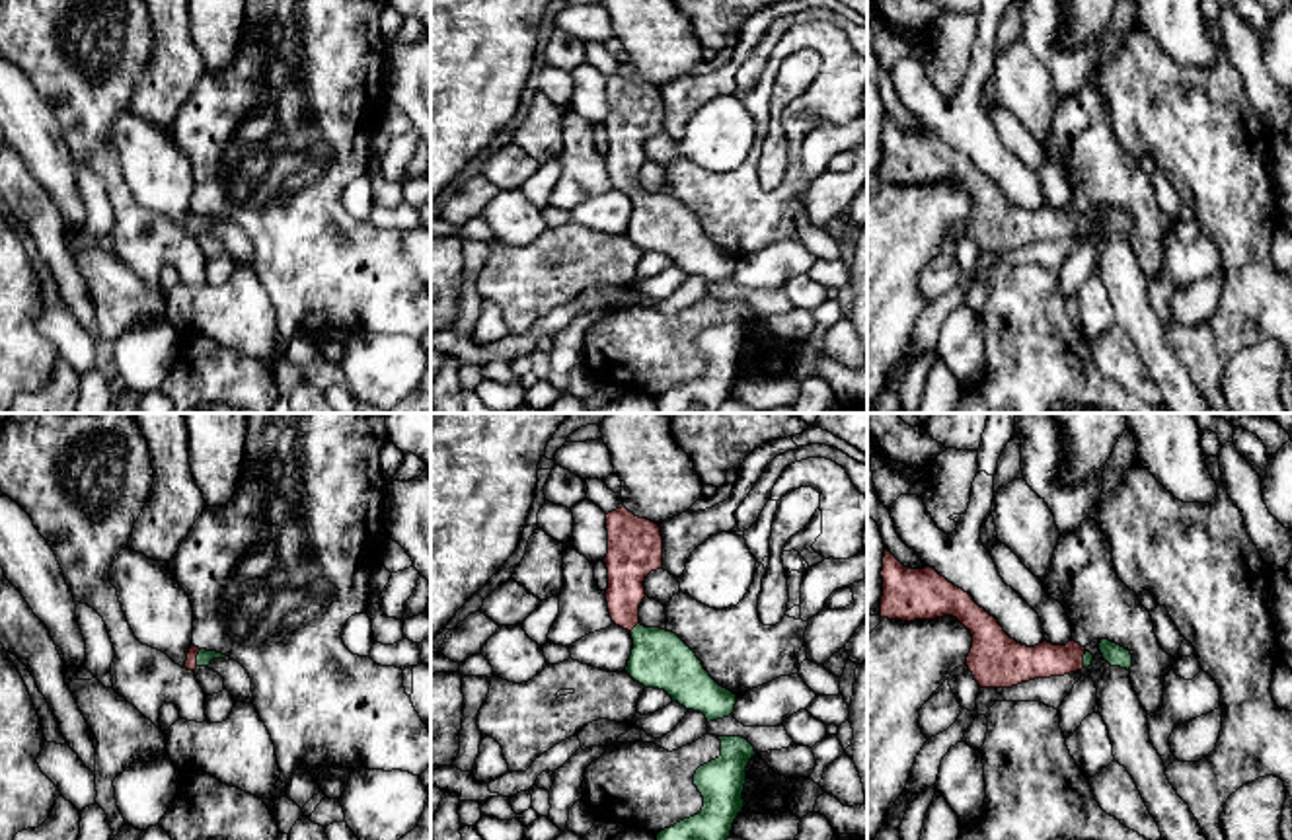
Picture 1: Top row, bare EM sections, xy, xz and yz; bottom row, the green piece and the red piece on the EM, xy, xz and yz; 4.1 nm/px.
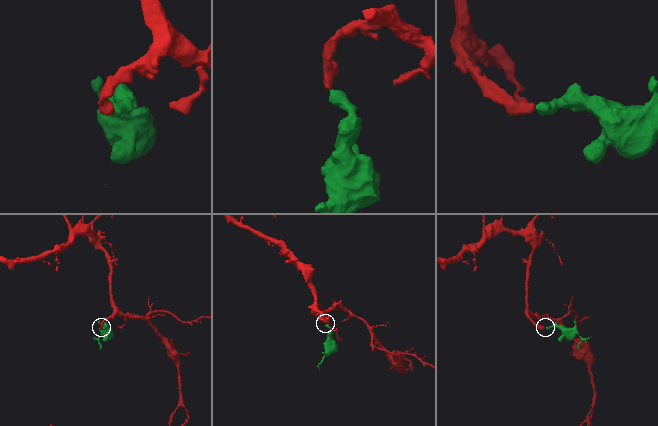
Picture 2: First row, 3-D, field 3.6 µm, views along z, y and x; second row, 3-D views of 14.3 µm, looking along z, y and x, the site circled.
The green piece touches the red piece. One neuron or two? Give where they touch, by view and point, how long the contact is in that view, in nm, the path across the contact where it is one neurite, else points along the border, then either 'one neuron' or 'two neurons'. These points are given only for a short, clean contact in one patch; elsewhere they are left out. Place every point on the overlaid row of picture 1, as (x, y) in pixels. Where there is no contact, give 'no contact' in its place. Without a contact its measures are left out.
xy (197, 657) | 80 nm | across xy (203, 659), (197, 657), (191, 657) | one neuron

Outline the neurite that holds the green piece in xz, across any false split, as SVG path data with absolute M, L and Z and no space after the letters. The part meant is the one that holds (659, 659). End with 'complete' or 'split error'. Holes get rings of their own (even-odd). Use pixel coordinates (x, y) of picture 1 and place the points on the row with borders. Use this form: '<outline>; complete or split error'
M622 507L606 515L606 530L608 612L633 639L626 672L645 688L665 690L672 702L703 713L707 723L733 715L737 694L719 686L676 633L639 624L639 604L647 596L643 581L663 569L661 526Z; split error

